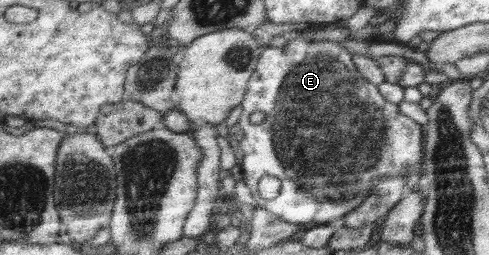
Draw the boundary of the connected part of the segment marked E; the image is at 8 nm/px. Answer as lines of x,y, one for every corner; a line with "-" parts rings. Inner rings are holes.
328,23
312,24
308,29
300,32
294,32
287,36
285,41
286,46
283,48
272,47
270,44
260,56
260,63
253,72
253,78
249,80
249,90
246,91
245,99
242,101
242,113
237,122
237,130
239,137
235,141
236,149
239,153
239,164
243,174
243,181
250,188
252,198
256,200
257,206
265,208
286,222
292,224
303,224
312,222
312,224
326,225
335,224
349,214
359,205
364,202
364,199
369,195
370,188
377,184
377,181
386,176
397,176
403,174
405,176
405,184
407,186
418,186
420,180
420,164
422,164
422,128
420,124
416,124
414,120
404,116
400,112
397,104
387,101
380,93
380,89
373,82
366,80
362,74
358,73
357,66
352,64
352,54
345,48
341,47
339,42
334,40
318,40
318,38
308,38
306,32
320,32
317,29
318,25
327,25
-
254,112
264,112
265,118
260,124
250,123
250,116
-
262,176
275,176
280,181
280,192
276,198
264,200
258,194
258,181

